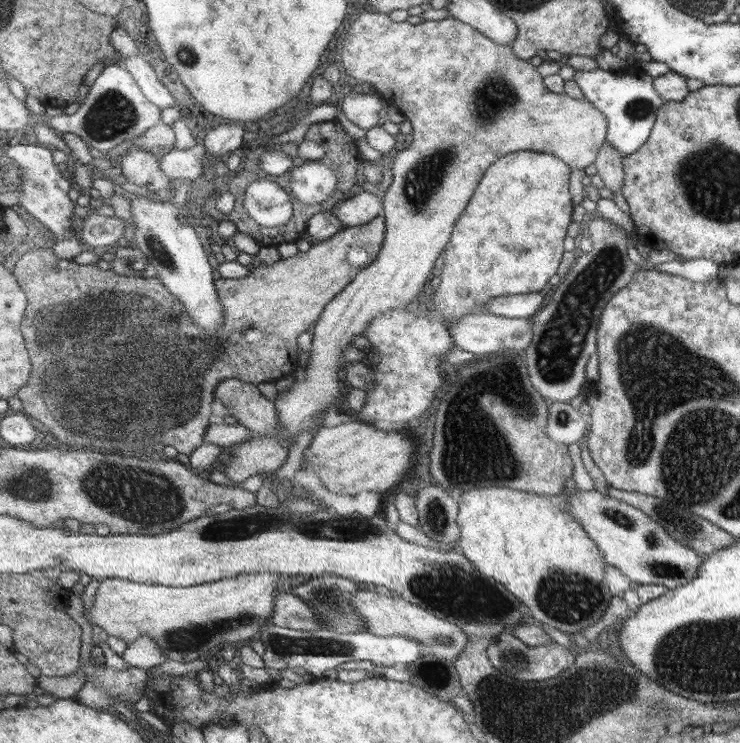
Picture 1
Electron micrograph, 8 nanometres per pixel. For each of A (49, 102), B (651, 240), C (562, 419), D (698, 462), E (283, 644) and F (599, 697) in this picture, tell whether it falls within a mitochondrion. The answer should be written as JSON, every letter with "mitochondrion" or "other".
{"A":"other","B":"other","C":"mitochondrion","D":"mitochondrion","E":"mitochondrion","F":"mitochondrion"}

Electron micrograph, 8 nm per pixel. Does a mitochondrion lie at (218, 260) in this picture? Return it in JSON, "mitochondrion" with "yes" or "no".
{"mitochondrion":"no"}

